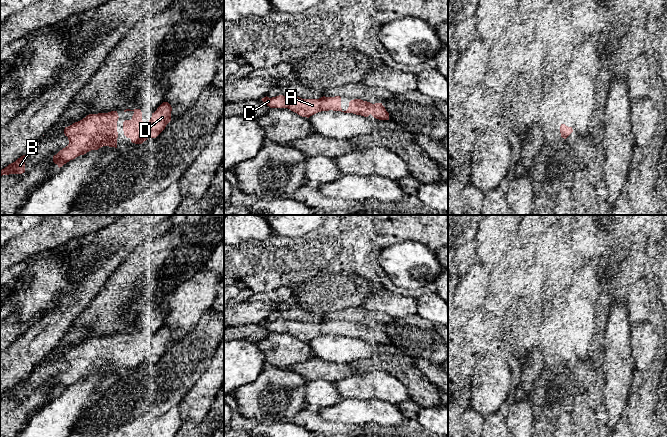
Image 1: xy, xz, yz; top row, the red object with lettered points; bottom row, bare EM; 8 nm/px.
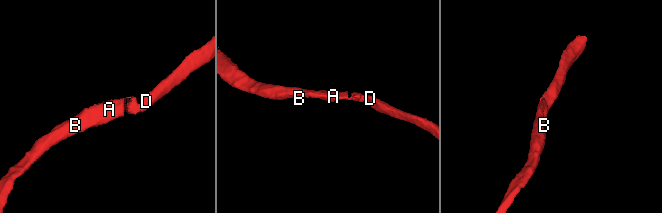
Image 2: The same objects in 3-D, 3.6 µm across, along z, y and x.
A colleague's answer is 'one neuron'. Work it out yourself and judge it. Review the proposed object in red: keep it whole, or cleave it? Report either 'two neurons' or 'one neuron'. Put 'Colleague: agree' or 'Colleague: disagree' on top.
Colleague: agree
one neuron

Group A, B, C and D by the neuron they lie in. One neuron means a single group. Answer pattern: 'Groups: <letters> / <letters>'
Groups: A B C D

